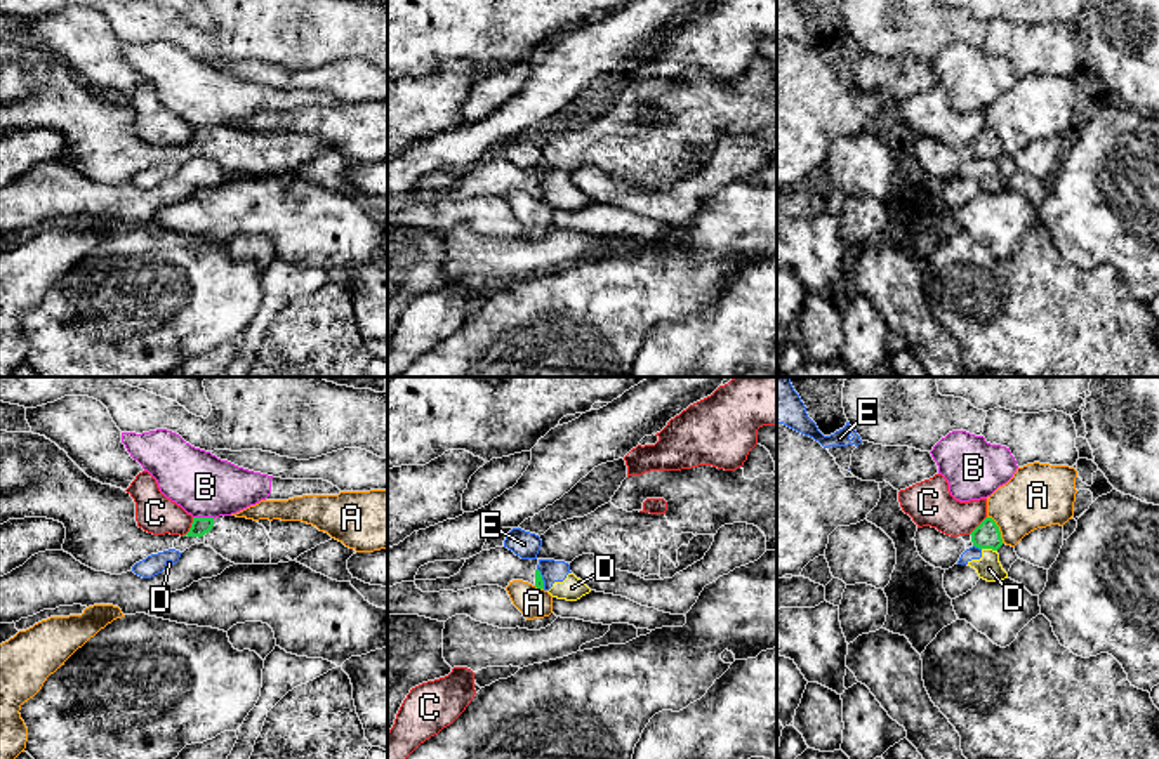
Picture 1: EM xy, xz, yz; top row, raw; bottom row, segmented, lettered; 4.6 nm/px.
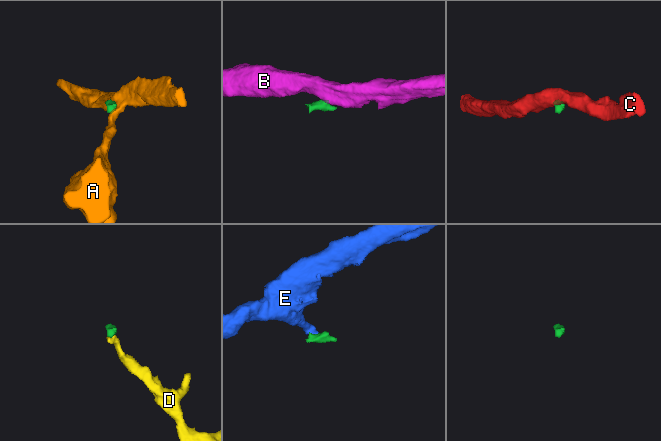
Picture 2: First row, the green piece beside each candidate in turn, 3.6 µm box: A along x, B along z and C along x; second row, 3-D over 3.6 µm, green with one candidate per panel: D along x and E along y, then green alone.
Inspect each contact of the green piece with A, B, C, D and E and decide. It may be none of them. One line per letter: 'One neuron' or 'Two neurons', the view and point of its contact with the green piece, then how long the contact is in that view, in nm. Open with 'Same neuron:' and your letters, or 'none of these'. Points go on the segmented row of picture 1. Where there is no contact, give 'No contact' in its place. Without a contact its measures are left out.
Same neuron: none of these
A: Two neurons. Touches green at yz (998, 528). Shared border 150 nm
B: Two neurons. Touches green at xy (204, 518). Shared border 100 nm
C: Two neurons. Touches green at xy (190, 528). Shared border 110 nm
D: Two neurons. Touches green at yz (989, 547). Shared border 70 nm
E: Two neurons. Touches green at yz (977, 546). Shared border 50 nm

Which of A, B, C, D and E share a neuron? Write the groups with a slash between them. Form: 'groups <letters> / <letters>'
groups A / B / C / D E

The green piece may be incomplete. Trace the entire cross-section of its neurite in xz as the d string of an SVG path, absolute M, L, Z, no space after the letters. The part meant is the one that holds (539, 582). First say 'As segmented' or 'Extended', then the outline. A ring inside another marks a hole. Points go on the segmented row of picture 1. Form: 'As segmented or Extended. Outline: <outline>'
Extended. Outline: M495 547L466 559L460 571L450 578L415 580L415 585L422 592L457 592L476 585L499 585L506 589L513 580L523 580L537 589L544 589L537 564L539 559L521 559L507 547Z

